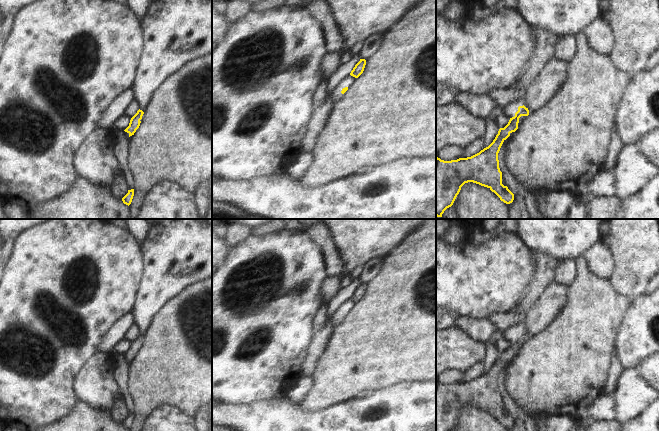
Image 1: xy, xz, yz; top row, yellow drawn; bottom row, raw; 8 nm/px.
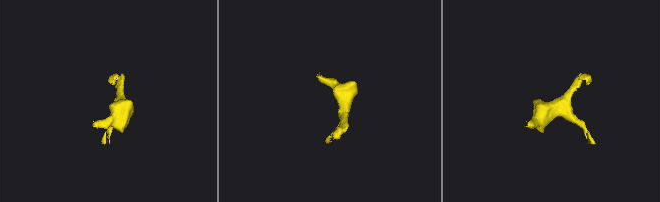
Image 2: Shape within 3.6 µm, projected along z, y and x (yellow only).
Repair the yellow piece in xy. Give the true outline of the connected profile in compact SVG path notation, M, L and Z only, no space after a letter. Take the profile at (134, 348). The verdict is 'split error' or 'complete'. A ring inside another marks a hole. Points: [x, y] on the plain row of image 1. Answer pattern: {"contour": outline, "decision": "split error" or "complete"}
{"contour": "M138 334L137 337L131 342L129 350L124 354L129 358L129 361L134 359L136 354L139 352L141 343L143 340L144 336L142 334Z", "decision": "complete"}

